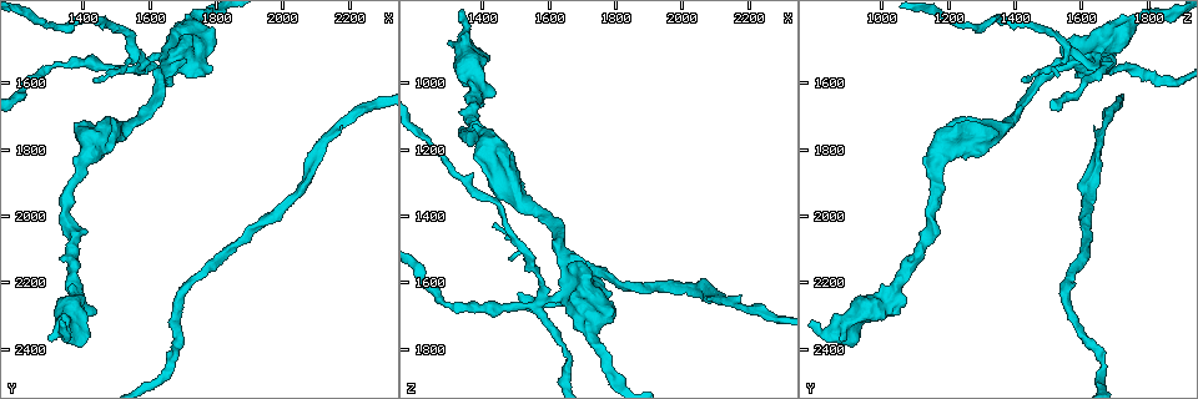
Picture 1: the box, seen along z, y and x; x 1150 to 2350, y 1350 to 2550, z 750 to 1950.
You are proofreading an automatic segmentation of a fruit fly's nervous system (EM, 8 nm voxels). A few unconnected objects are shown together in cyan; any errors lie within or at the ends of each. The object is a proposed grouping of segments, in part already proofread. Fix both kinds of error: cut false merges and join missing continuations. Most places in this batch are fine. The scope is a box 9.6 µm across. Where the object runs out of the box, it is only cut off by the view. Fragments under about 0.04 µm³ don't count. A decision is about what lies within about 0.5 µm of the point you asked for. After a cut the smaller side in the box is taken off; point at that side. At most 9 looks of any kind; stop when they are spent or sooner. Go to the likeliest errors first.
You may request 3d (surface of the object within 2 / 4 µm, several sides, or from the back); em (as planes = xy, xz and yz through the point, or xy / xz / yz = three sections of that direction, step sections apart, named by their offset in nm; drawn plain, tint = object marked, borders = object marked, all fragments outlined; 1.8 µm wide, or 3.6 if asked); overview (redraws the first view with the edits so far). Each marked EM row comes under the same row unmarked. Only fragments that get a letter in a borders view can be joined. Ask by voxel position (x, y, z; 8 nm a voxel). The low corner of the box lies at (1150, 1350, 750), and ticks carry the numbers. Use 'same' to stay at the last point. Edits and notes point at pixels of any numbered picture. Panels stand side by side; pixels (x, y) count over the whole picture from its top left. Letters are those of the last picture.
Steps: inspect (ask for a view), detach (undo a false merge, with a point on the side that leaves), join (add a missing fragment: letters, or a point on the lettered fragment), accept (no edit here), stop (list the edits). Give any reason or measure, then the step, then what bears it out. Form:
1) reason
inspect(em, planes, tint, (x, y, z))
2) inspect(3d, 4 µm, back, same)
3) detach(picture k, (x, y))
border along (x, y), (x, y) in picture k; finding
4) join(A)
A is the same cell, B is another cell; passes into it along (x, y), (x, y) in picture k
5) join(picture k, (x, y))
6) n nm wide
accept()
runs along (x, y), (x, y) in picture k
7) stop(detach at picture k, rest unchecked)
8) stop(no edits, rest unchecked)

arms run side by side
inspect(em, 3.6 µm, yz, step 4, tint, (1690, 1510, 1600))

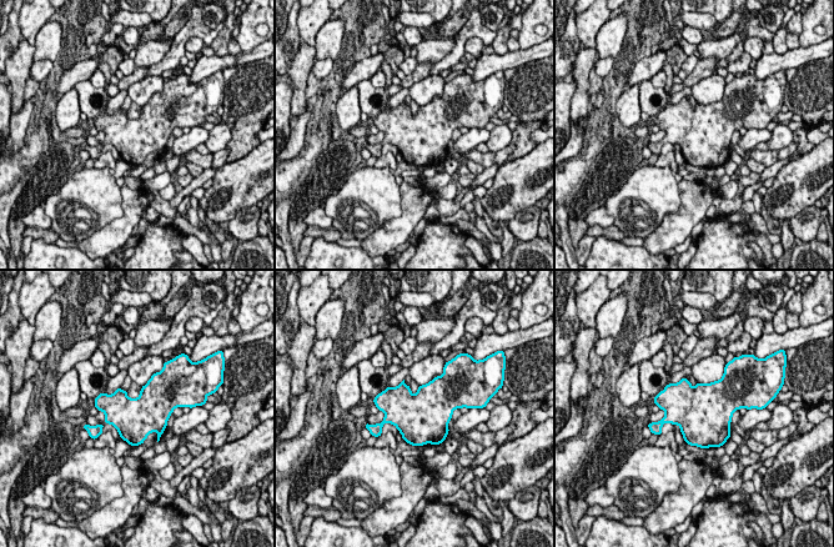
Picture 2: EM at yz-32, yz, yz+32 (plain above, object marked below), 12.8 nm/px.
what lies round it
inspect(em, 3.6 µm, yz, step 4, borders, same)

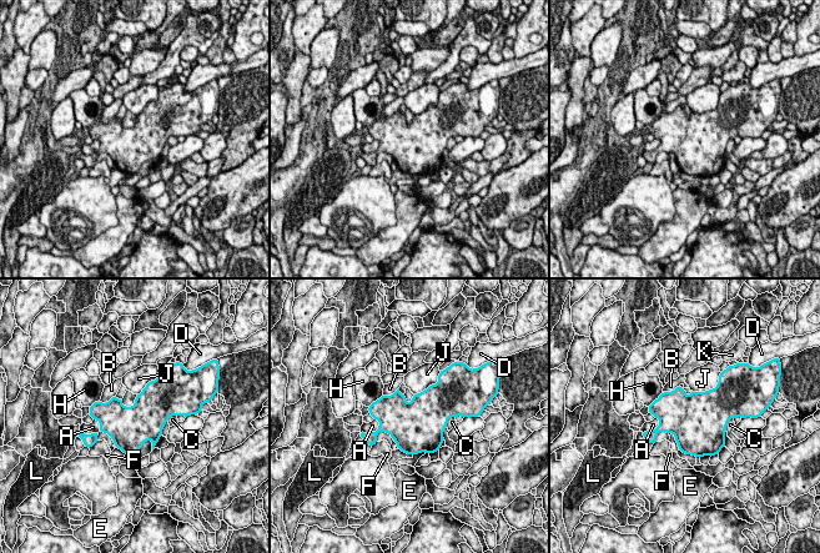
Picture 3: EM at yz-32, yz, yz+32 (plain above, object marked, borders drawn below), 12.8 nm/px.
550 nm wide
accept()
A, B, C, D, E, F, H, J, K and L are other cells; border along (137, 395), (131, 406), (121, 405) in picture 3; all the same cell

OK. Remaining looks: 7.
arms part here
inspect(3d, 4 µm, (1420, 1800, 1180))

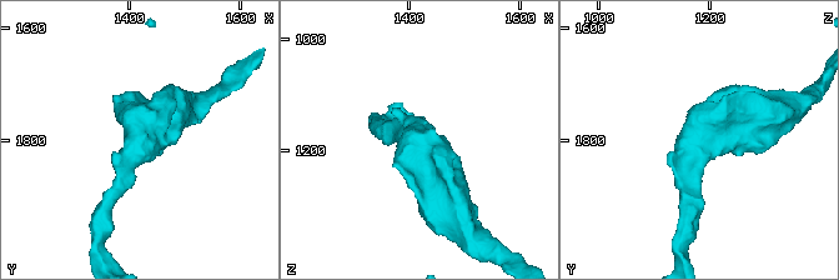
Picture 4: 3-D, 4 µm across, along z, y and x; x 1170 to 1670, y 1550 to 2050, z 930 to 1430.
inspect(em, 3.6 µm, planes, borders, (1430, 1805, 1190))

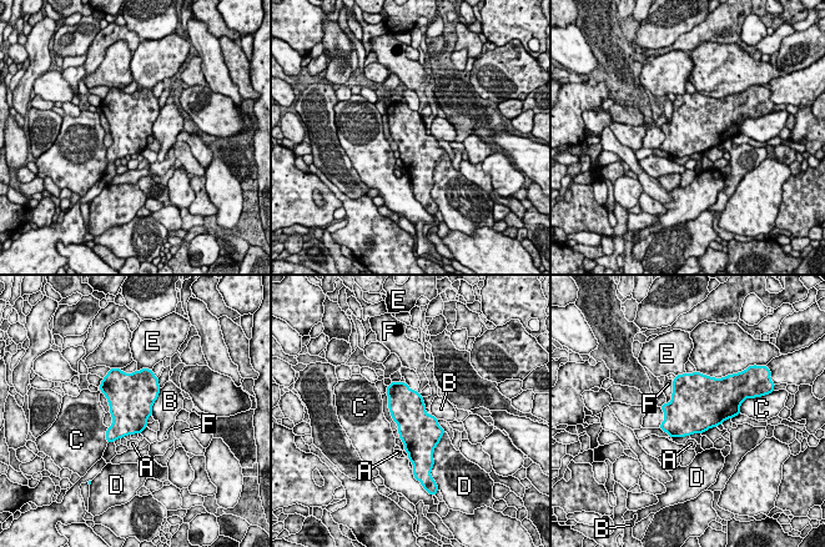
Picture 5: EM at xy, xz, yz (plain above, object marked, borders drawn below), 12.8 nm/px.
480 nm wide
accept()
A, B, C, D, E and F are other cells; border along (673, 381), (672, 400), (667, 404) in picture 5; one cell here

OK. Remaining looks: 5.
a narrow waist
inspect(em, planes, borders, (1340, 1990, 1150))

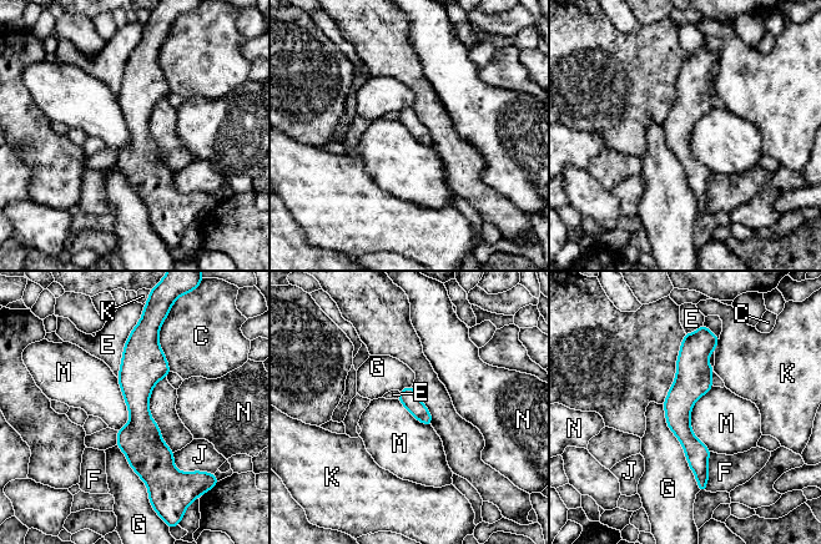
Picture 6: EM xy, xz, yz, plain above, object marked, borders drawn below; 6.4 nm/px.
G touches over 600 nm
accept()
C, E, F, G, J, K, M and N are other cells; all the same cell

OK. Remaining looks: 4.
calibre changes
inspect(em, planes, tint, (1380, 2250, 1030))

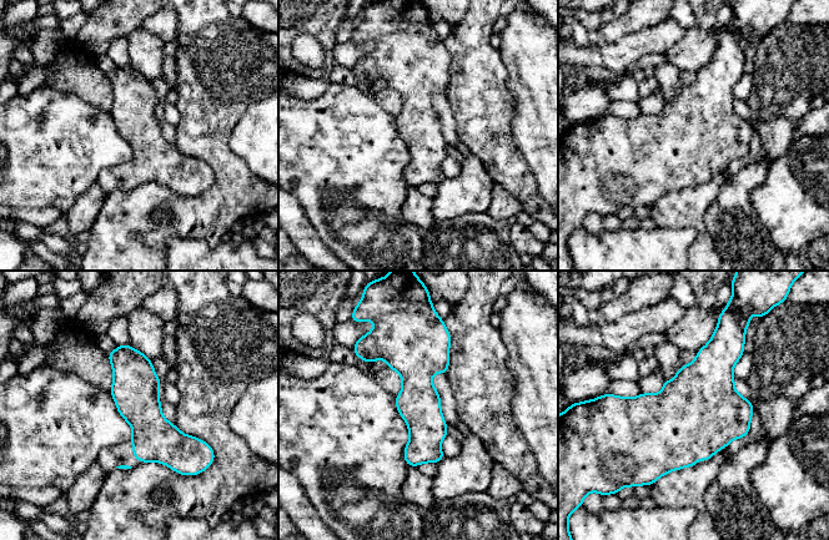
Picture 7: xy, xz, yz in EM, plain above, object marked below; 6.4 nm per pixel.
what lies round it
inspect(em, planes, borders, same)

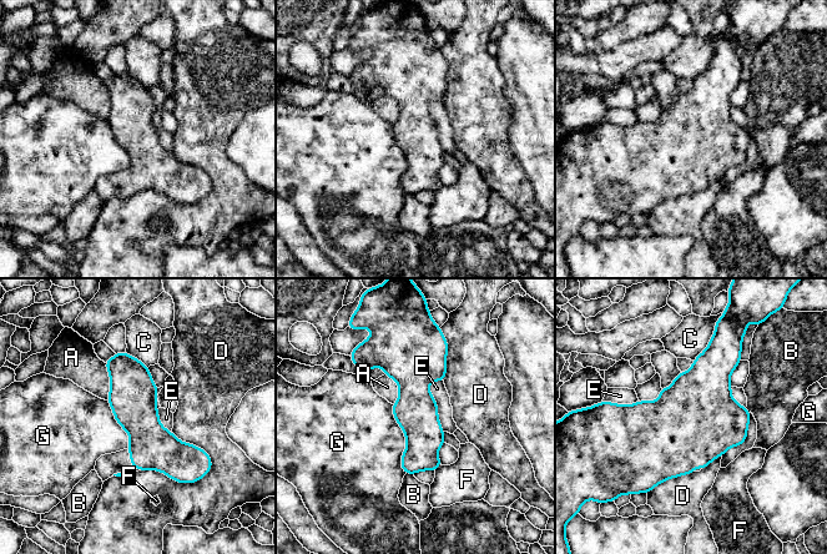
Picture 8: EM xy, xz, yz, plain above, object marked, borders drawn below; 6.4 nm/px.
accept()
A, B, C, D, E, F and G are other cells; runs along (109, 363), (139, 417), (200, 457) in picture 8; all the same cell

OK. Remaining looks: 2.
stop(no edits, rest unchecked)

